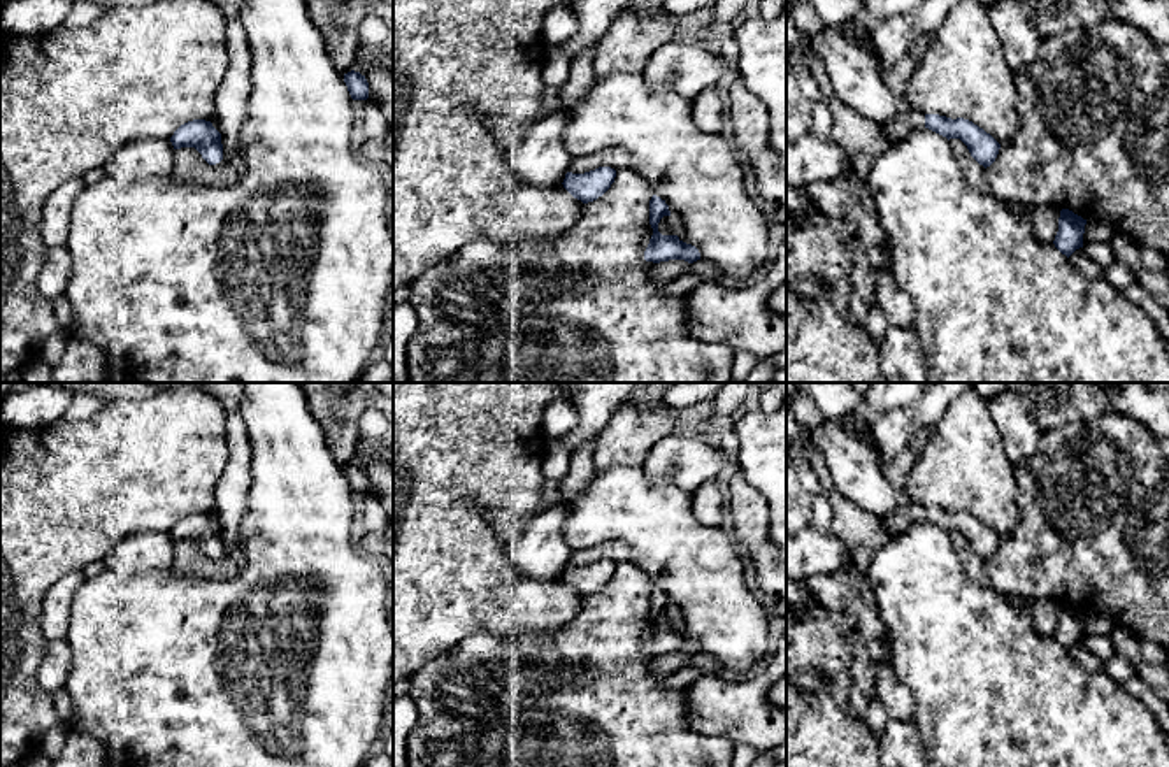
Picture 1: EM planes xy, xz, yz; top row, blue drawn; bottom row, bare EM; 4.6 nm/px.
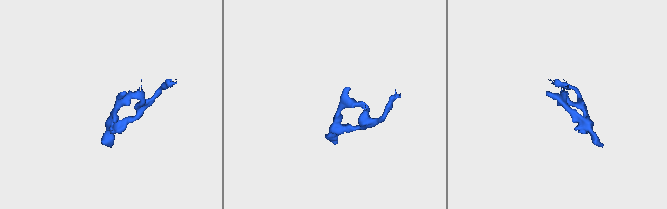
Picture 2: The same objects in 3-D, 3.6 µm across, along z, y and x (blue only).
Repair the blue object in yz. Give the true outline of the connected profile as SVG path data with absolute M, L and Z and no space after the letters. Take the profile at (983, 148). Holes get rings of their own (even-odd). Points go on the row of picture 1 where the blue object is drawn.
M906 107L902 116L881 125L881 132L890 142L897 142L920 128L929 128L948 140L960 139L967 146L971 156L985 168L995 161L1000 149L1000 144L990 133L964 118L951 119Z

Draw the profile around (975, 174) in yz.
M950 140L955 161L964 172L967 184L981 193L990 195L990 186L985 177L985 167L979 165L969 153L967 146L960 140Z

